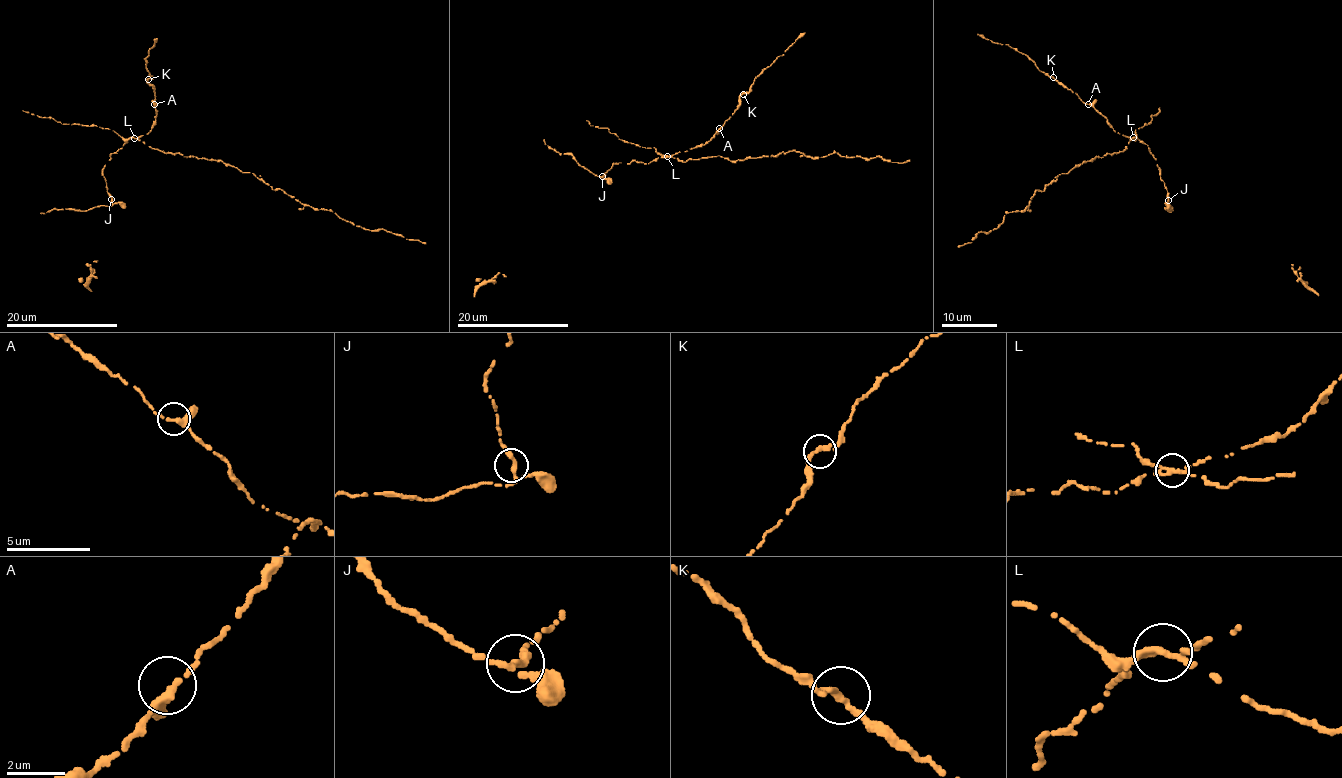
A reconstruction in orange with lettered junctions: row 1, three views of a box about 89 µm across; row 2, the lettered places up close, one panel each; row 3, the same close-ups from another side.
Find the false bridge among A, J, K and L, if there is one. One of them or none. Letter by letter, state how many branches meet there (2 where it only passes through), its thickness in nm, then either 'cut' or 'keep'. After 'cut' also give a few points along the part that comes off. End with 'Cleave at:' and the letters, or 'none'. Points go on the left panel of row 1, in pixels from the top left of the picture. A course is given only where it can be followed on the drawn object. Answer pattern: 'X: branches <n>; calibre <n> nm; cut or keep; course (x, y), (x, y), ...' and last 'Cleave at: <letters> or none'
A: branches 3; calibre 240 nm; keep
J: branches 3; calibre 200 nm; keep
K: branches 2; calibre 240 nm; keep
L: branches 3; calibre 220 nm; cut; course (133, 138), (162, 152), (221, 160), (314, 209), (333, 211), (367, 230), (385, 229), (425, 243)
Cleave at: L

